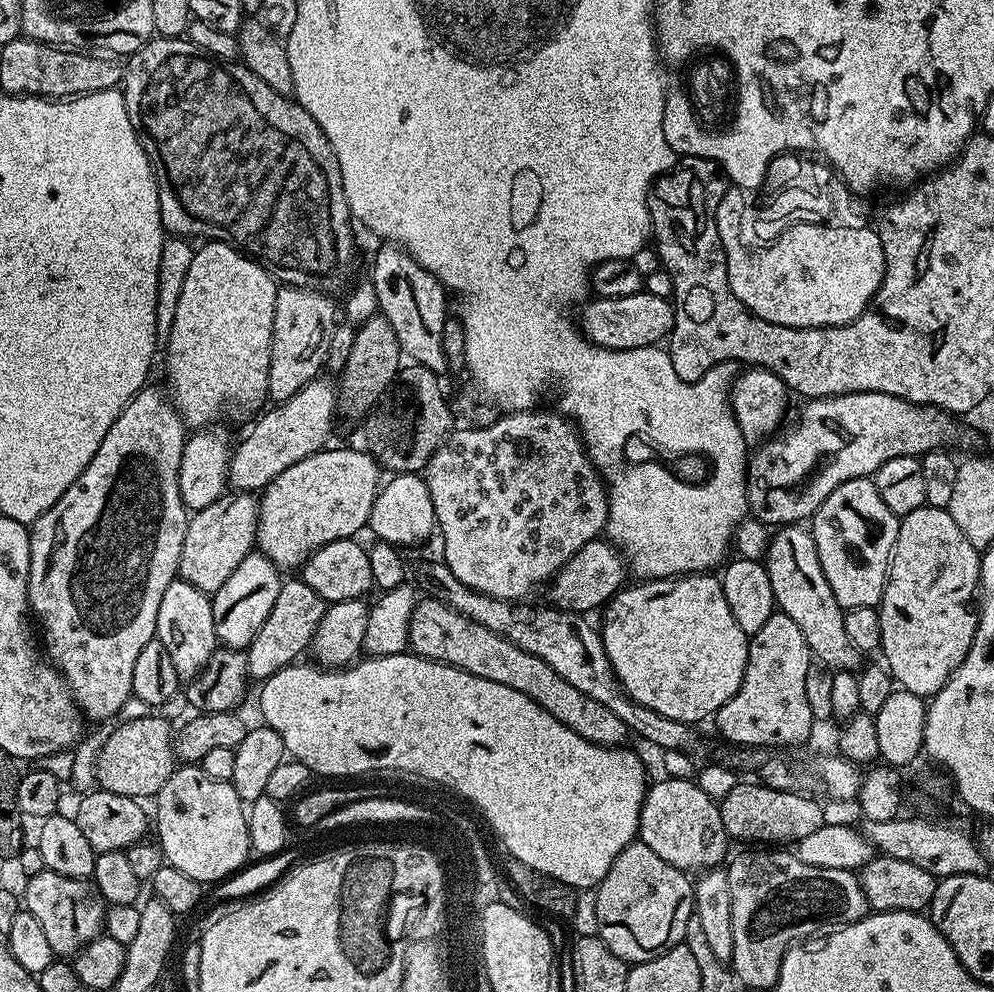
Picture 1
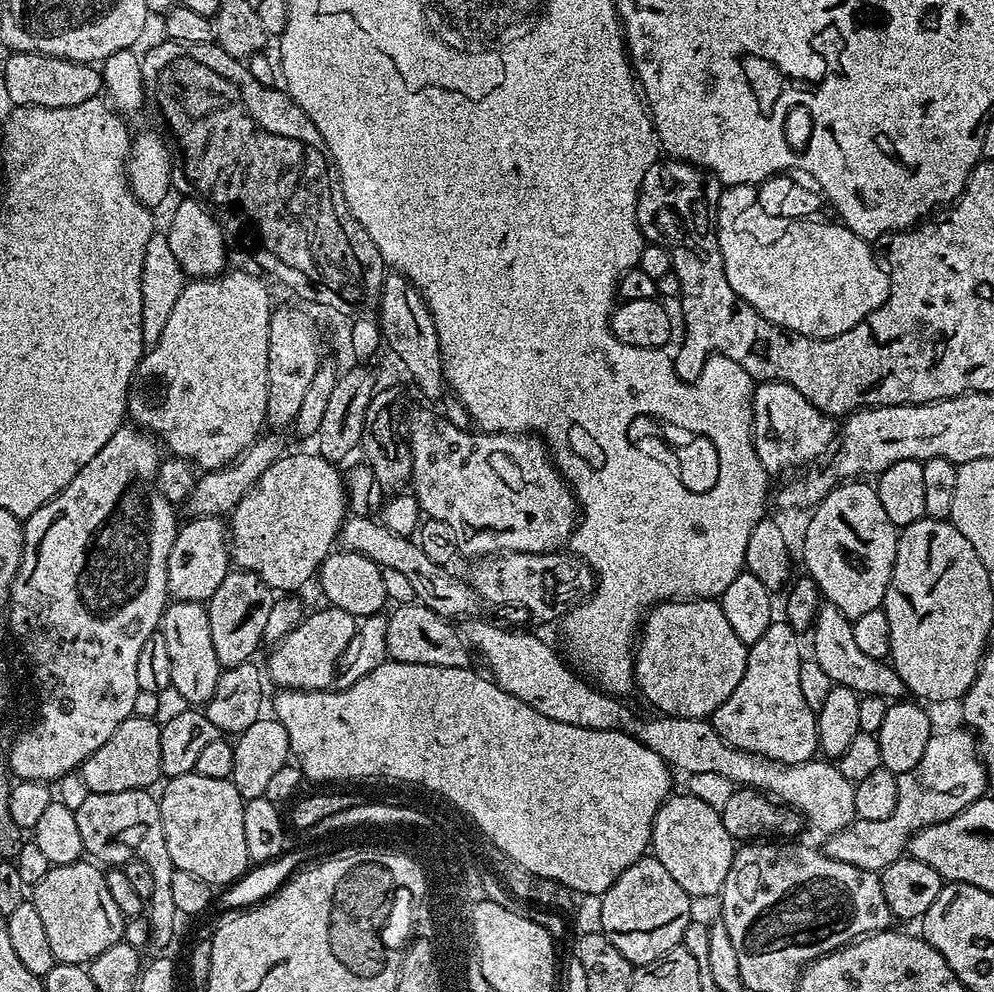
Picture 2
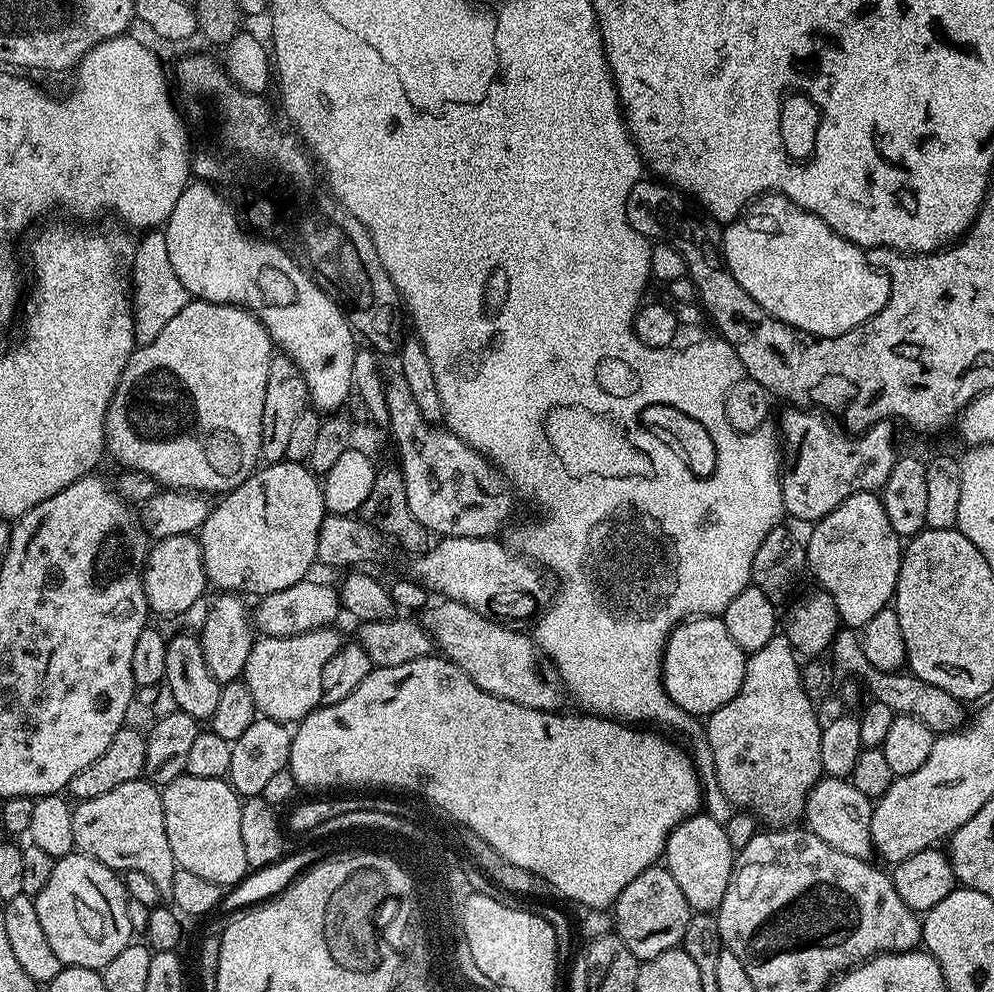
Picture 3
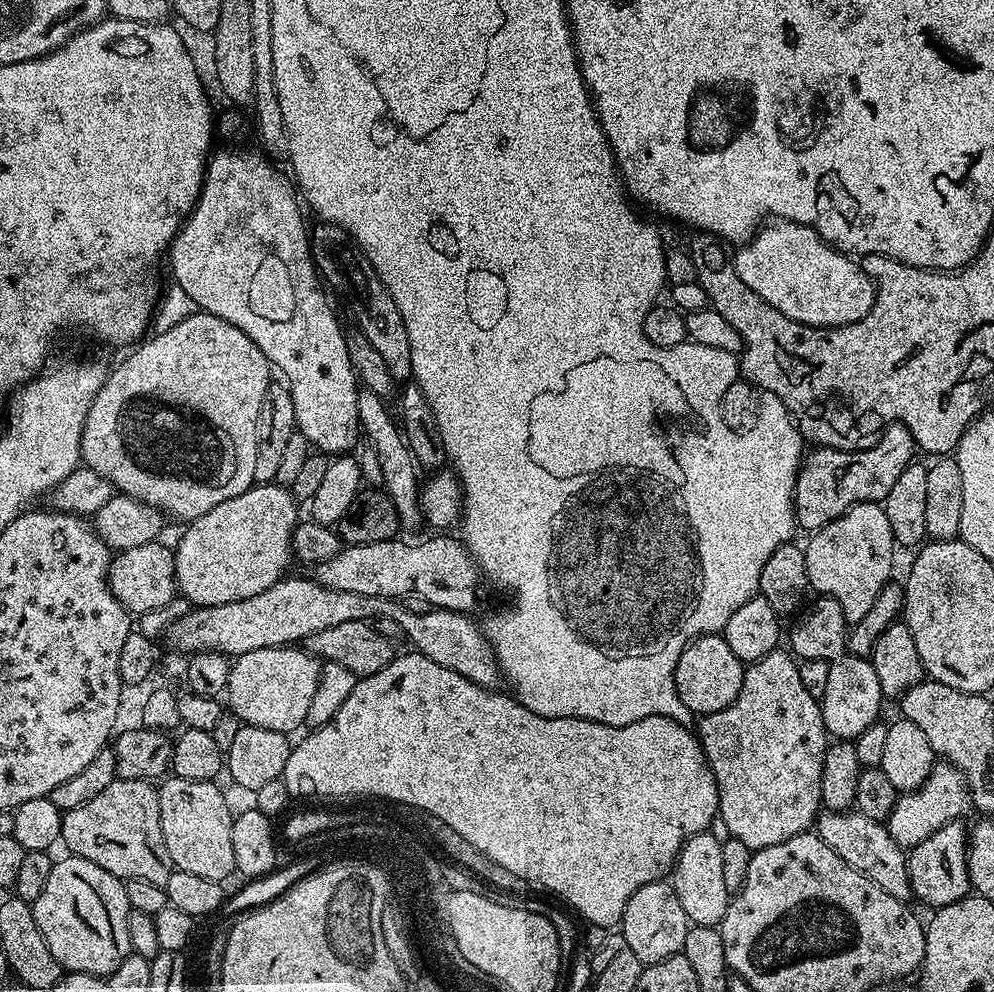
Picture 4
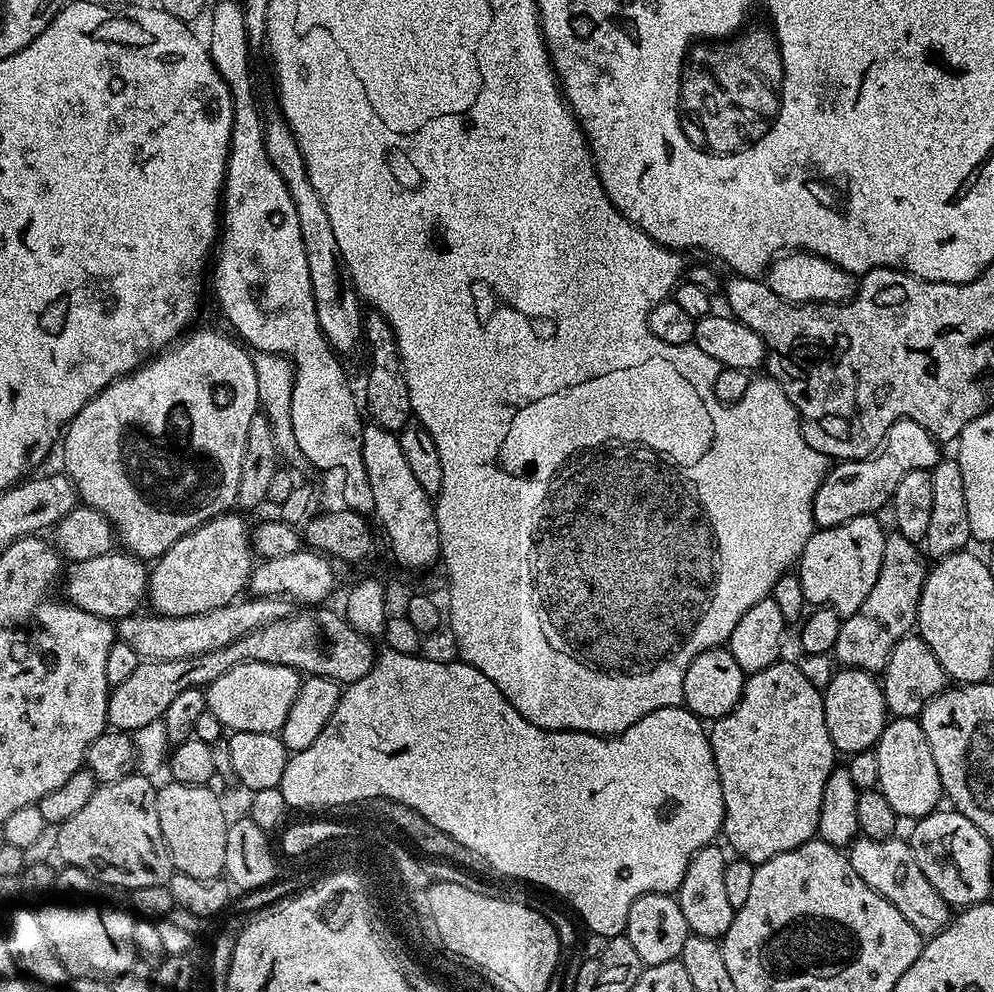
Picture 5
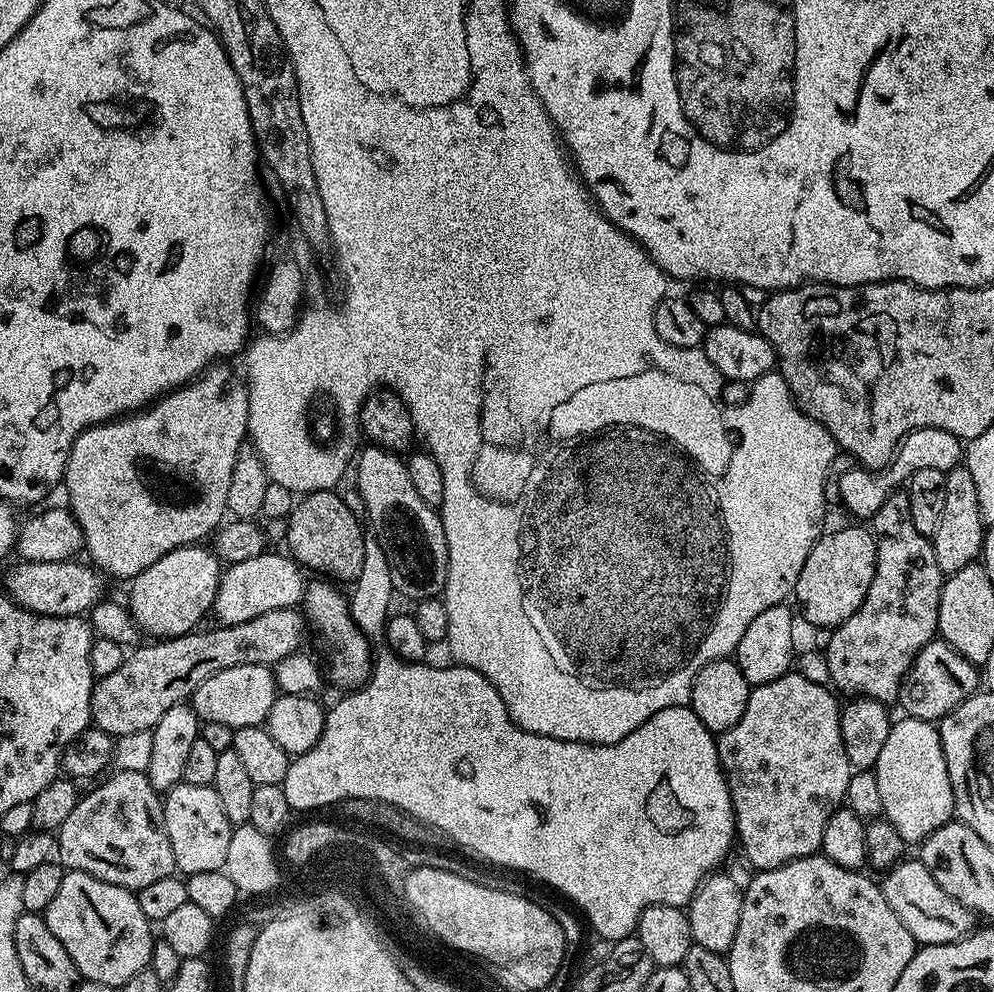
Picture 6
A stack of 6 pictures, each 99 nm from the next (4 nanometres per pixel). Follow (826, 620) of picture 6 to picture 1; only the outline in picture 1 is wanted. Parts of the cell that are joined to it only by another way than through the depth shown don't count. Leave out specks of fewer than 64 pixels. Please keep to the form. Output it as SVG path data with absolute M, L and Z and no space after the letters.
M863 476L842 482L842 486L822 502L810 521L810 531L818 550L818 562L822 562L822 574L826 574L834 598L838 598L845 610L879 605L899 529L900 521L890 506L882 502L875 479Z

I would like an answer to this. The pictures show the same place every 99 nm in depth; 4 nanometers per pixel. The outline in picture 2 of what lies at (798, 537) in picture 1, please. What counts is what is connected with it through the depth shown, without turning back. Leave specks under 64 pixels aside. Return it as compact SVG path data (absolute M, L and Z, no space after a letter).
M827 602L819 605L819 612L810 629L810 636L812 636L811 659L816 660L818 666L822 666L825 674L830 674L833 685L841 684L860 693L861 696L882 696L889 702L899 701L903 697L900 695L905 695L905 686L892 669L891 663L869 658L864 651L858 650L852 621L844 617L838 606Z

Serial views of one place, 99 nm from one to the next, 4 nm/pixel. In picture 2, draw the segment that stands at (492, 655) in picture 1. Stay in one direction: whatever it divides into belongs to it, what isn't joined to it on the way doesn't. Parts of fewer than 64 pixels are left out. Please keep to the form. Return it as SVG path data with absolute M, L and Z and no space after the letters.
M423 602L398 604L387 613L386 650L388 660L397 664L421 664L443 668L467 668L470 649L459 627L449 617L439 616Z

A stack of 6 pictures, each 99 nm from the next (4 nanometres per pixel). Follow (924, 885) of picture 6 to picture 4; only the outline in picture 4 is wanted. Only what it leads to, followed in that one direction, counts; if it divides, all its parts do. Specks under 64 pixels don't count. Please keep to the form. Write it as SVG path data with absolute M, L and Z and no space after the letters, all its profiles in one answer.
M824 810L816 817L814 831L822 838L822 842L826 842L826 846L830 846L830 850L834 850L834 854L838 854L838 858L842 858L842 862L854 866L858 874L882 886L886 894L894 894L894 898L905 902L913 899L905 849L898 842L894 842L894 838L890 838L887 827L881 821L868 818L866 814L855 810Z

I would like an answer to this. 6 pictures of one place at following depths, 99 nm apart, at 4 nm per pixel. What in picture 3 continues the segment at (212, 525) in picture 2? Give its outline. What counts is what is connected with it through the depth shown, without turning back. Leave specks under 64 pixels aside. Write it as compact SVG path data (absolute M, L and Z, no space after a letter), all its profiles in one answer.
M195 535L165 536L151 545L148 562L144 565L144 593L155 615L157 612L160 616L180 616L190 611L208 587L200 541Z

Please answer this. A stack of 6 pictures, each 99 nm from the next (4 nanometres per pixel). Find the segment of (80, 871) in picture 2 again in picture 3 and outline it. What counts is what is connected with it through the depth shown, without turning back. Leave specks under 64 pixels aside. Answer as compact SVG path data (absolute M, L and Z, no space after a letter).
M73 850L67 856L59 857L54 874L50 874L46 886L42 886L34 899L38 922L42 922L42 930L54 954L58 954L61 965L103 970L117 954L126 950L128 944L133 943L129 897L124 890L124 881L117 869L106 867L93 856Z

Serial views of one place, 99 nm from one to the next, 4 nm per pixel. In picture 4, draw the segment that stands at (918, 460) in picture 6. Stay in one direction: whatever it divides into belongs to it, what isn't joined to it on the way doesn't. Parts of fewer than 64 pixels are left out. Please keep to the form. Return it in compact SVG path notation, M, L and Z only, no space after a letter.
M894 423L888 425L880 433L876 445L872 448L863 448L861 452L843 452L837 448L817 447L809 451L806 463L801 467L796 476L796 492L792 495L792 507L796 509L796 522L801 529L805 528L808 534L819 532L832 520L837 520L842 514L846 514L855 504L879 504L884 501L886 494L894 487L894 481L902 475L908 464L913 463L918 449L912 438L912 430L907 424Z

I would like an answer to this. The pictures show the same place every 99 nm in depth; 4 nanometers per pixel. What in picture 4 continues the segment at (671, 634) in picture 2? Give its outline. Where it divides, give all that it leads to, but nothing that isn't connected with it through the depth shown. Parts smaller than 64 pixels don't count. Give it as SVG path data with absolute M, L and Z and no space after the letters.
M723 635L699 636L696 640L691 640L682 650L682 654L676 663L674 670L674 682L676 683L676 693L678 698L688 707L693 714L709 716L718 710L726 710L738 698L738 690L742 690L742 678L744 677L745 665L736 657L734 650L724 641Z

